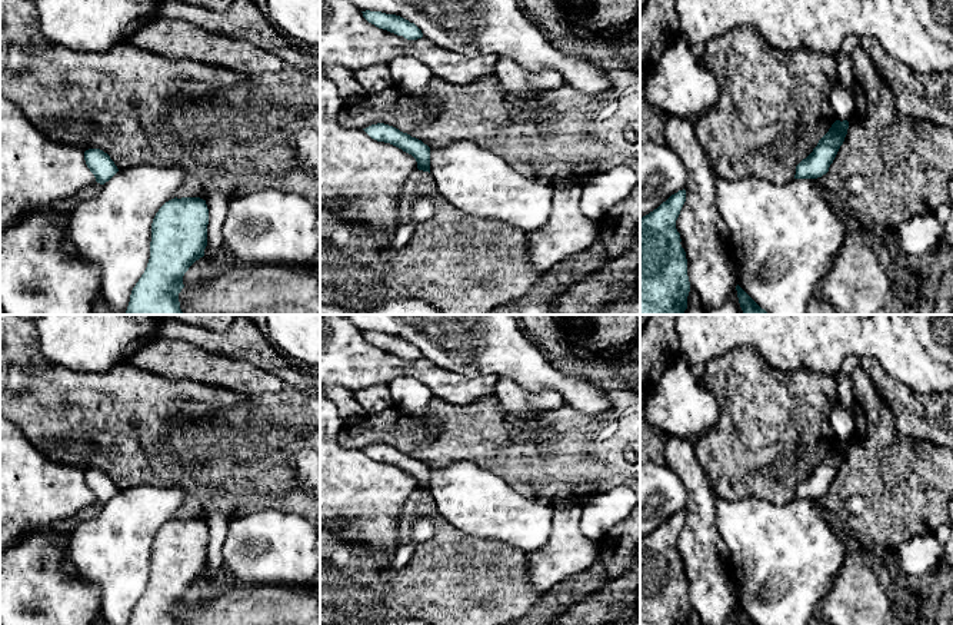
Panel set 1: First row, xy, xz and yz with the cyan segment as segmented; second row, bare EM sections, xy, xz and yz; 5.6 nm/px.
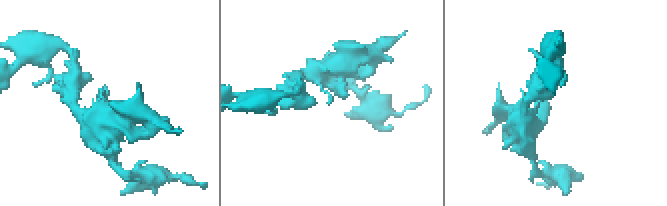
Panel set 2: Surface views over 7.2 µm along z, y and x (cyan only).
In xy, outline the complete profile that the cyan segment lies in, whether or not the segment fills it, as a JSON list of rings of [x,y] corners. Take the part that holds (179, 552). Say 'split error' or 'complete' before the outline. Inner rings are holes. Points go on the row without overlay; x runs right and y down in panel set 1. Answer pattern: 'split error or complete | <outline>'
complete | [[[200,518],[166,522],[151,543],[150,579],[129,625],[180,625],[183,596],[204,576],[209,529]]]

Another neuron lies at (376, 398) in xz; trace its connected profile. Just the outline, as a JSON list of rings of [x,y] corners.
[[[386,383],[359,389],[353,392],[353,399],[364,408],[367,415],[376,415],[393,406],[391,395]]]

